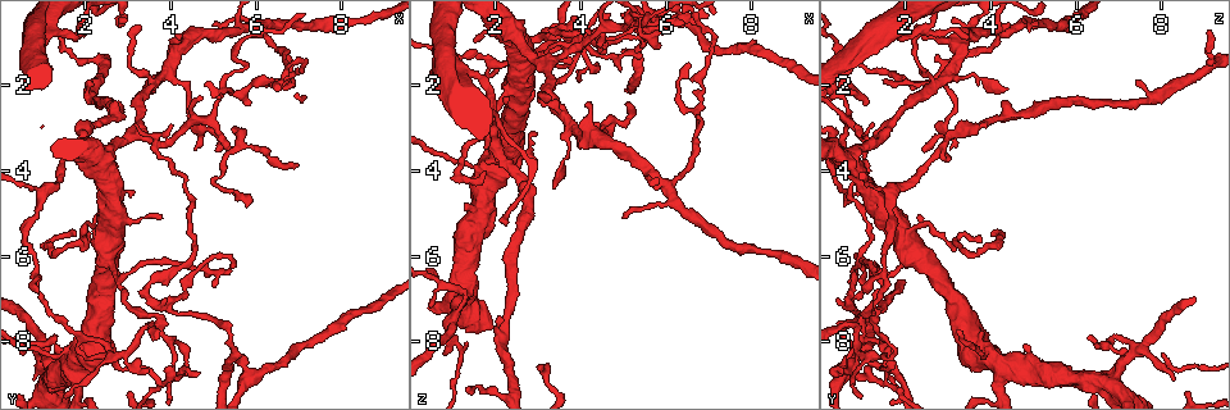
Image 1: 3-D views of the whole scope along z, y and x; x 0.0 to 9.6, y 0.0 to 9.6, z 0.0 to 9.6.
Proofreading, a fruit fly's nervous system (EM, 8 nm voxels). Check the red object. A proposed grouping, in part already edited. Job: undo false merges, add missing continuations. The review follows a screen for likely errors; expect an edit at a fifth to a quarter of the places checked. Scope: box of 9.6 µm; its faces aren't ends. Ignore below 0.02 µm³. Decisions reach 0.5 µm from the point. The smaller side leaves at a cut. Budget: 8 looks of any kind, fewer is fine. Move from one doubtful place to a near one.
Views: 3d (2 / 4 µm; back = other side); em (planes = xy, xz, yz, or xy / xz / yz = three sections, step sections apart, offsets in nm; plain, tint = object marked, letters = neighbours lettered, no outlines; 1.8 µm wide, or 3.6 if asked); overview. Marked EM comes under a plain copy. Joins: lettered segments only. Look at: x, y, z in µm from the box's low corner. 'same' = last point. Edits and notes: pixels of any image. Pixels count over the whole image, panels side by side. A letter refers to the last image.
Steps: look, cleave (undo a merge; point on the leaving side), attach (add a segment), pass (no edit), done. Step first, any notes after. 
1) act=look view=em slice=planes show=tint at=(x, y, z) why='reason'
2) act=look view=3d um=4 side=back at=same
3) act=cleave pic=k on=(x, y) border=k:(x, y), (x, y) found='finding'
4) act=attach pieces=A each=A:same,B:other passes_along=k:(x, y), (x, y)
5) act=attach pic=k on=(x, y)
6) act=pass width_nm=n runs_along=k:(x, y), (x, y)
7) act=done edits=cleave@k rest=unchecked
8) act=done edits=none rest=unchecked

act=look view=3d um=4 at=(1.90, 3.35, 2.90)

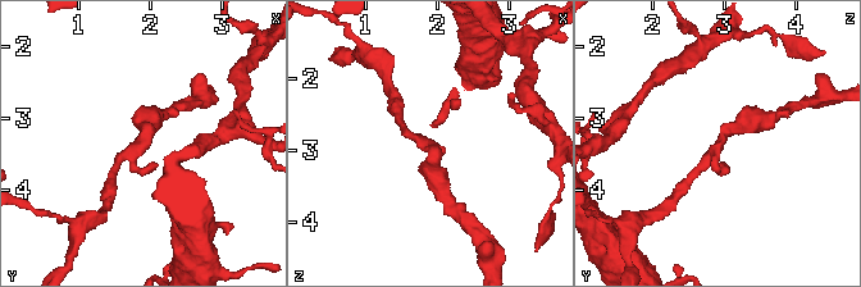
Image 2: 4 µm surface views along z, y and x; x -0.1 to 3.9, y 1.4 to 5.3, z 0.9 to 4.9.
act=look view=em slice=planes show=letters at=(1.90, 3.40, 2.85)

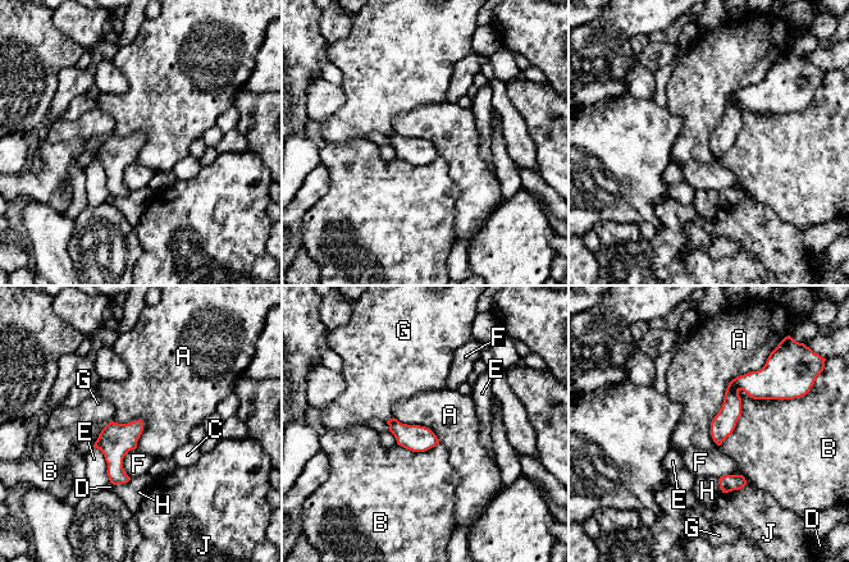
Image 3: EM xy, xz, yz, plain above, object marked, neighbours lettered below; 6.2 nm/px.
act=pass each=A:other,B:other,C:other,D:other,E:other,F:other,G:other,H:other,J:other border=3:(767, 359), (729, 383), (717, 446) found='one neuron here'

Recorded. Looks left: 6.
act=look view=em slice=planes show=letters at=(1.30, 0.70, 9.10) why='long arm stops here'

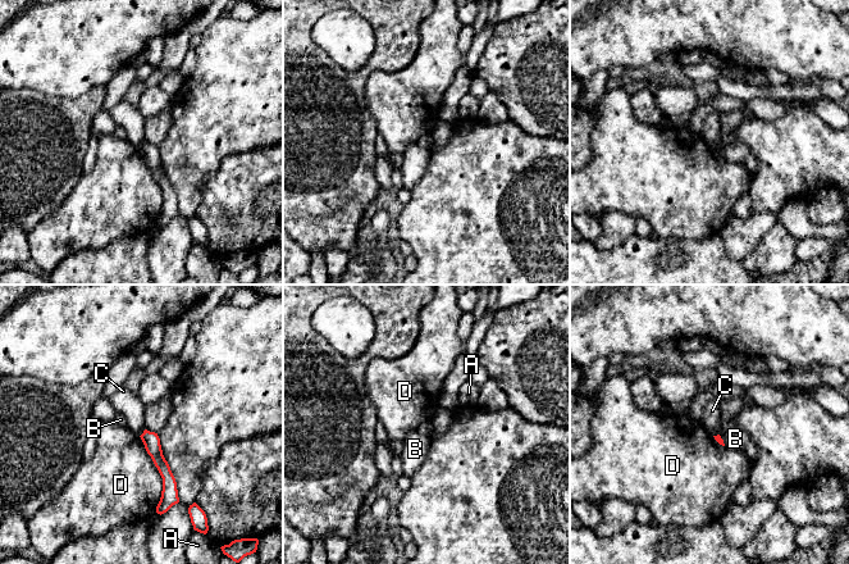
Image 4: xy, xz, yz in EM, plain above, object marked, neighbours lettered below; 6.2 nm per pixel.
act=pass each=A:other,B:other,C:other,D:other border=4:(145, 428), (140, 436) found='none of them fits'

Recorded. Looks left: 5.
act=look view=3d um=2 at=(1.00, 8.25, 7.45) why='sudden change in width'

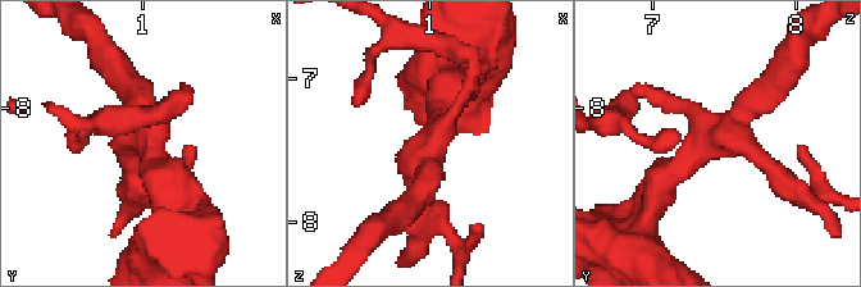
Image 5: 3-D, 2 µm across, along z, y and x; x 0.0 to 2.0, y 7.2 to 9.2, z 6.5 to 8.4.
act=look view=em slice=planes show=letters at=(1.04, 8.24, 7.36)

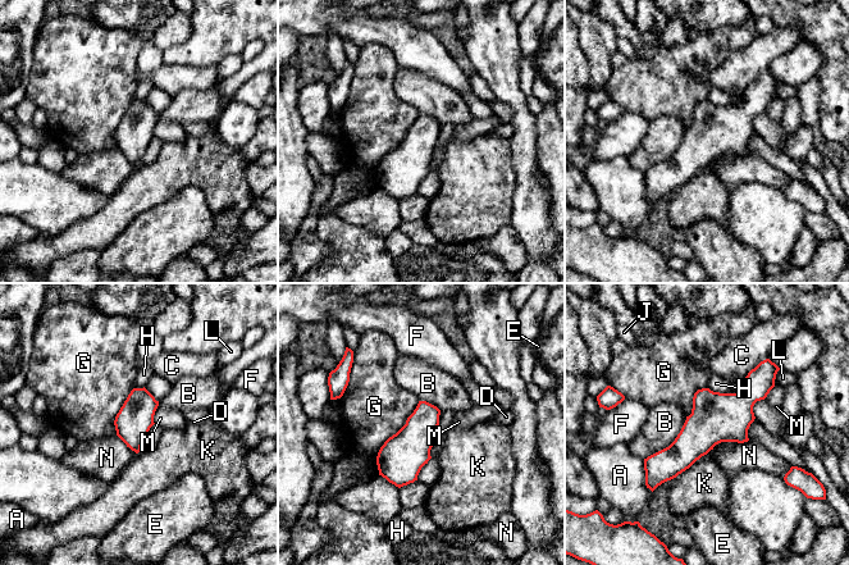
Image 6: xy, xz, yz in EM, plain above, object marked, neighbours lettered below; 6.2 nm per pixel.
act=pass width_nm=220 each=A:other,B:other,C:other,D:other,E:other,F:other,G:other,H:other,J:other,K:other,L:other,M:other,N:other border=6:(419, 400), (380, 447), (375, 461) found='continuous, no second neuron'

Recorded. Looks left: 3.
act=done edits=none rest=unchecked

